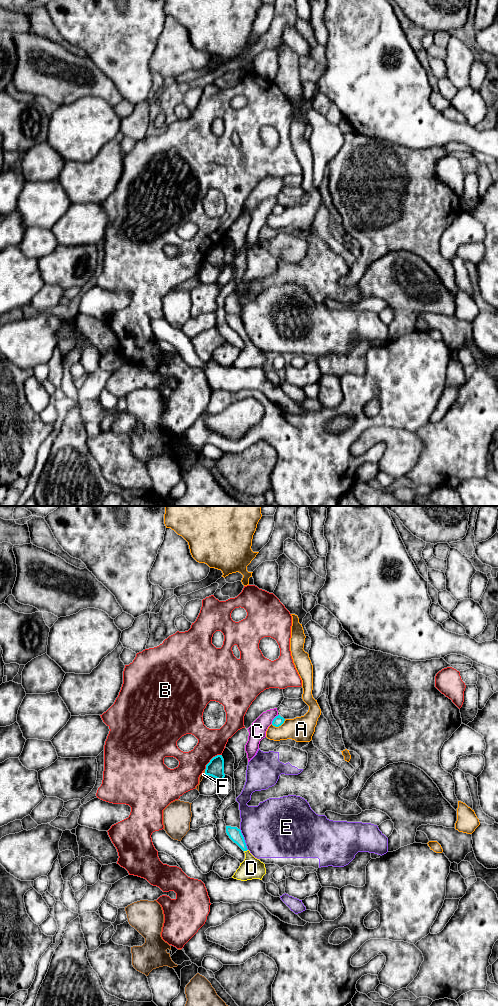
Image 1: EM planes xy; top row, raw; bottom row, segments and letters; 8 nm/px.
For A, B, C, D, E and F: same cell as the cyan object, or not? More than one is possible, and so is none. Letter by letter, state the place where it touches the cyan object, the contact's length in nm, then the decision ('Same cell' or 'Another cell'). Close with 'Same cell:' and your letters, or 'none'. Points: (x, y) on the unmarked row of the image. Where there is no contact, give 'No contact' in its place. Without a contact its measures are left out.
A: Touches cyan at xy (278, 214). Shared border 130 nm. Another cell
B: Touches cyan at xy (211, 247). Shared border 190 nm. Another cell
C: Touches cyan at xy (273, 207). Shared border 90 nm. Another cell
D: Touches cyan at xy (245, 338). Shared border 40 nm. Same cell
E: Touches cyan at xy (243, 327). Shared border 180 nm. Another cell
F: Touches cyan at xy (205, 260). Shared border 40 nm. Another cell
Same cell: D

